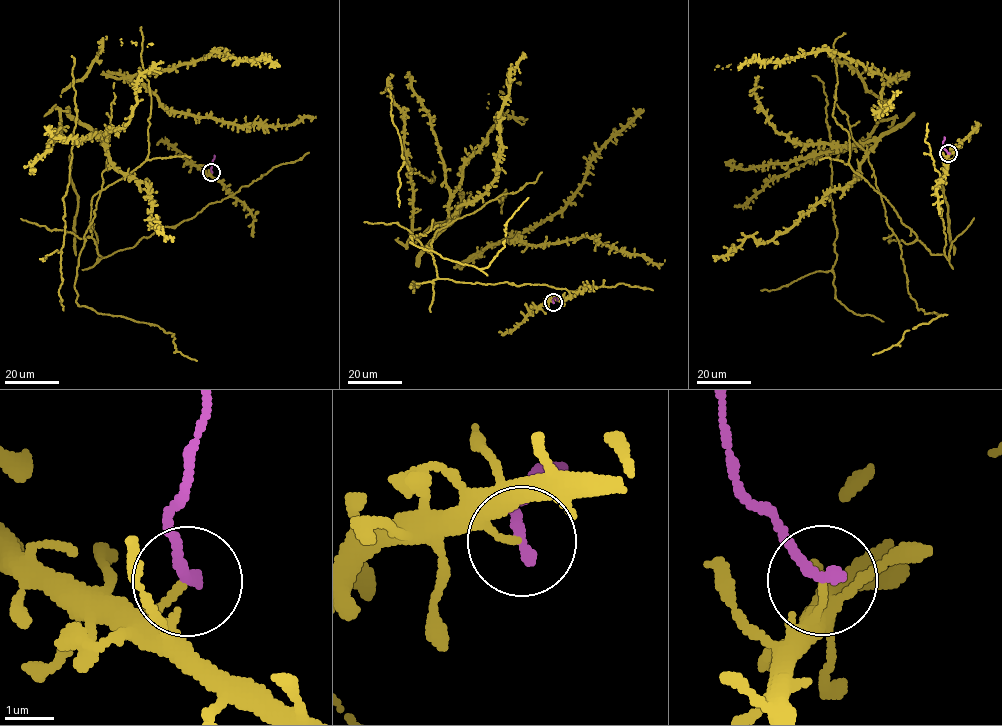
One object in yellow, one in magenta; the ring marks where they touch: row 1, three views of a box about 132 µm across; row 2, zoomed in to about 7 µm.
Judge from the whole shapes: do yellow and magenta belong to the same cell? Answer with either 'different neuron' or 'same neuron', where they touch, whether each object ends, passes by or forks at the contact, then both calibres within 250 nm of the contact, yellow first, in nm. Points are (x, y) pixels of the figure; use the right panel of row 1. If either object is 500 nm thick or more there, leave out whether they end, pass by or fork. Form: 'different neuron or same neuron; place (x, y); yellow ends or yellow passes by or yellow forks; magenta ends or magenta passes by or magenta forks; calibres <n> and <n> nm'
different neuron; place (948, 153); yellow ends; magenta ends; calibres 130 and 260 nm

